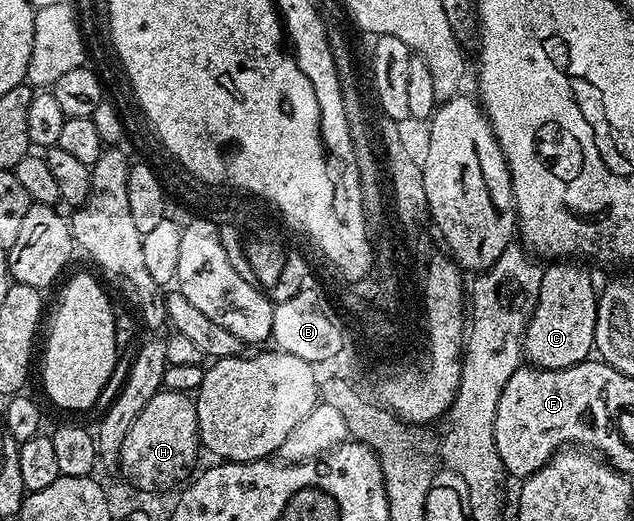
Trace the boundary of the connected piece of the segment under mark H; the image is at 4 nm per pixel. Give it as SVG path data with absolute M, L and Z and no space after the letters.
M162 390L139 410L135 422L131 422L131 430L127 430L127 438L123 438L119 472L145 492L161 492L172 484L180 485L190 475L189 467L196 462L197 452L199 437L194 397Z

